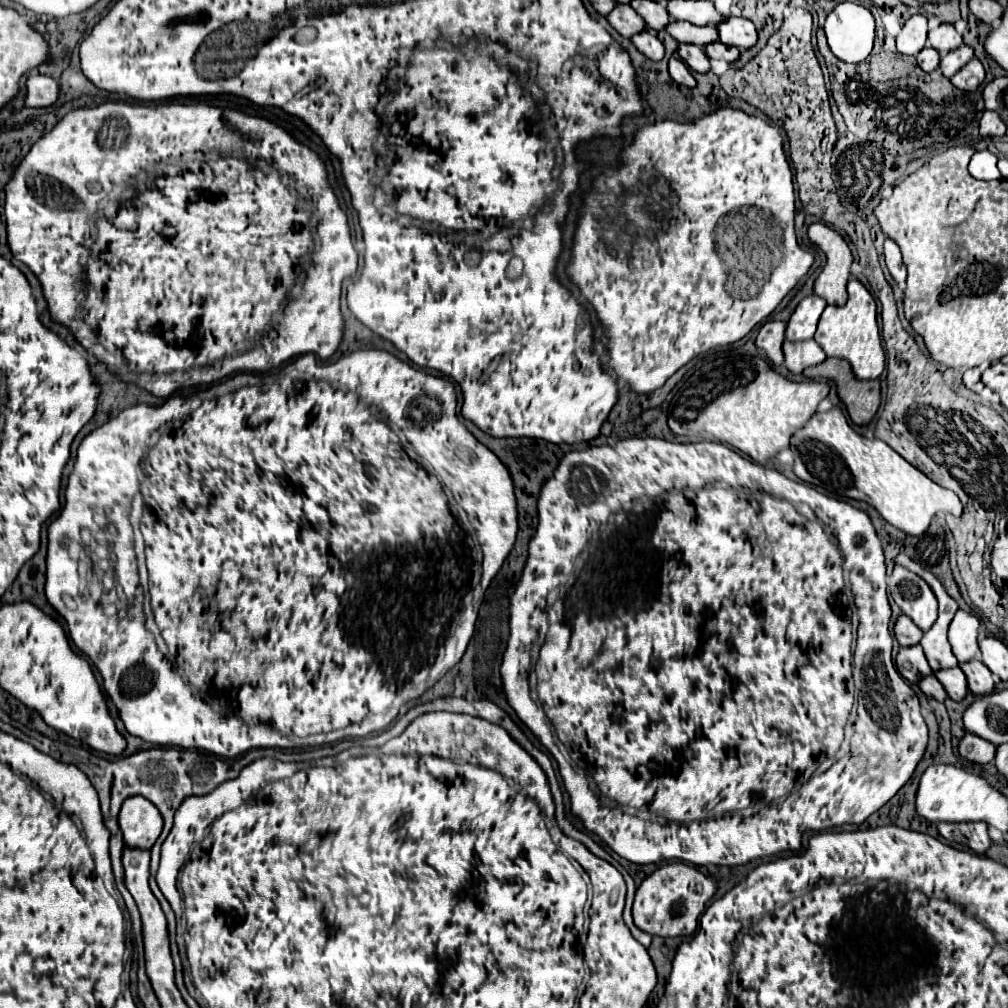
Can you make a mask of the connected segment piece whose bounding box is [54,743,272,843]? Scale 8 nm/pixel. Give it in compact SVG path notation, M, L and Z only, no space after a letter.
M58 743L58 751L54 751L54 759L58 761L68 761L72 765L76 765L80 771L84 771L88 775L88 779L92 781L94 789L98 791L100 797L100 805L102 805L102 815L104 821L106 817L112 819L114 817L114 825L118 825L118 813L122 803L132 797L132 795L142 795L146 799L150 799L162 813L164 819L164 831L162 831L162 843L168 837L168 831L172 829L172 819L174 819L174 811L180 807L180 803L190 797L190 795L208 795L212 793L218 785L236 779L236 775L240 773L240 769L260 757L272 757L272 749L256 749L250 751L246 757L240 759L220 759L212 753L200 753L200 751L184 751L184 749L162 749L162 757L158 757L158 749L150 749L150 751L140 751L136 755L118 759L118 761L106 761L102 757L92 755L88 749L84 747L72 747L72 745L64 745Z

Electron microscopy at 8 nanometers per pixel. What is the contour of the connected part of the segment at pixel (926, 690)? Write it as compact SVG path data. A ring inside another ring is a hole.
M928 675L928 677L920 679L918 687L922 689L922 693L924 693L926 697L932 697L932 699L936 699L936 701L940 701L940 703L944 703L944 701L948 699L944 687L940 685L940 681L938 681L934 675Z

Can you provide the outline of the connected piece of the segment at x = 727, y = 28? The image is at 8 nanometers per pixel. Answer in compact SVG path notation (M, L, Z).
M730 17L728 21L718 25L718 39L724 45L734 45L738 49L750 49L756 43L758 35L756 35L756 27L752 21Z

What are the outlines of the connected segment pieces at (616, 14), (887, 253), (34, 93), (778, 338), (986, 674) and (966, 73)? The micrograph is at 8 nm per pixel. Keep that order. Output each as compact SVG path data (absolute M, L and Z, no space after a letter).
M618 5L608 15L608 21L624 37L632 37L632 35L638 35L638 33L646 31L644 19L640 19L640 15L630 5Z
M886 239L884 243L884 257L886 257L886 267L892 275L892 279L898 283L900 289L904 289L904 281L906 281L906 267L902 263L902 255L900 255L900 249L894 241Z
M34 75L26 81L26 105L30 107L52 107L60 97L58 81L46 75Z
M766 321L756 337L756 347L766 353L766 357L774 363L780 365L784 361L782 355L782 341L784 341L784 321Z
M968 661L964 665L960 665L960 669L964 671L966 679L968 679L968 689L978 695L990 695L994 691L994 681L992 681L992 673L988 671L988 667L982 661Z
M972 59L950 81L960 91L976 91L980 87L980 83L984 81L984 67L982 67L982 63L978 59Z

